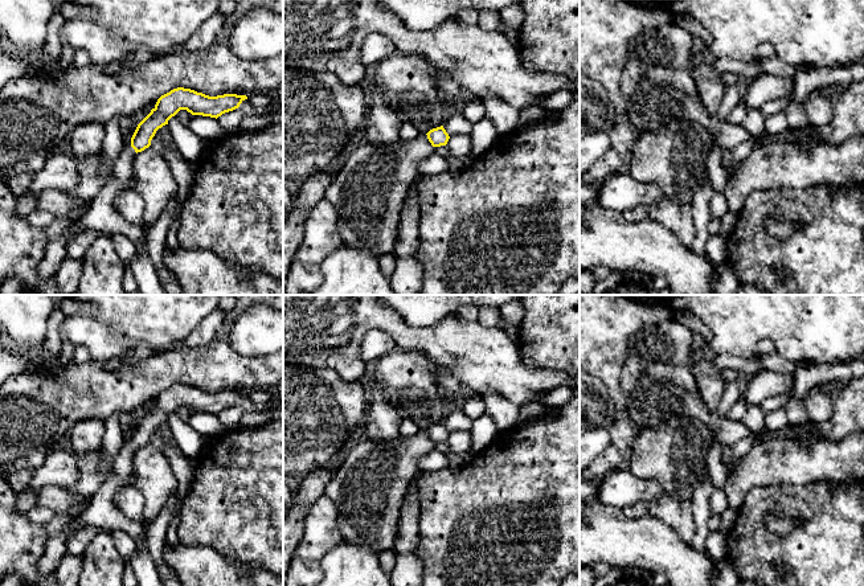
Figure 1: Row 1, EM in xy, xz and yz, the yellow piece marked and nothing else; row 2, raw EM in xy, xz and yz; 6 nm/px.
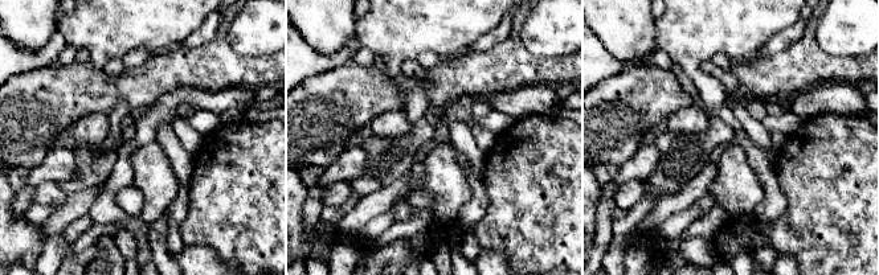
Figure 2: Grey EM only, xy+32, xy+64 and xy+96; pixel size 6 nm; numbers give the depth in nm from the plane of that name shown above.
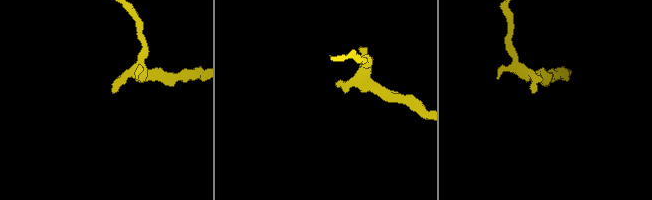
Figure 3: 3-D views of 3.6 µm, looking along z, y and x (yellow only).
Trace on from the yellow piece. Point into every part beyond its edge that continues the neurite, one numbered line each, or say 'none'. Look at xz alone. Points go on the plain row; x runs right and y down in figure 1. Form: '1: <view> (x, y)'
none

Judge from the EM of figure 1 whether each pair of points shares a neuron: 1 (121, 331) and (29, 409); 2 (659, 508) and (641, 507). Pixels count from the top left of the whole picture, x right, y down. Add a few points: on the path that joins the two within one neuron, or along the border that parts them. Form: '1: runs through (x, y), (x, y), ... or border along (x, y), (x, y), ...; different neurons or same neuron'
1: border along (91, 360), (102, 364); different neurons
2: border along (647, 503), (648, 513); different neurons

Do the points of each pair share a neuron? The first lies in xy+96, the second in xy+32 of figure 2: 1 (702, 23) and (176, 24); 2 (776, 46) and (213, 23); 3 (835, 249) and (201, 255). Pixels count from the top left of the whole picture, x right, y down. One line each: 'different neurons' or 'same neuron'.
1: same neuron
2: same neuron
3: different neurons

